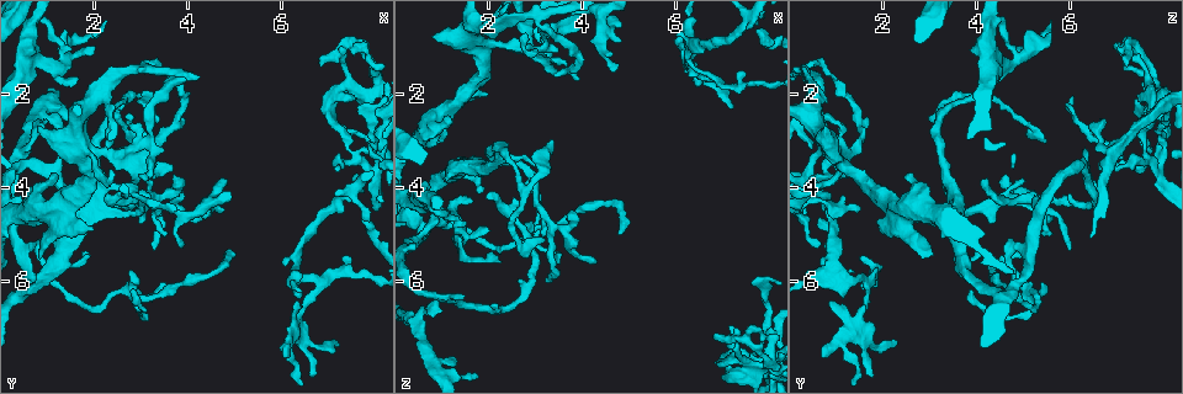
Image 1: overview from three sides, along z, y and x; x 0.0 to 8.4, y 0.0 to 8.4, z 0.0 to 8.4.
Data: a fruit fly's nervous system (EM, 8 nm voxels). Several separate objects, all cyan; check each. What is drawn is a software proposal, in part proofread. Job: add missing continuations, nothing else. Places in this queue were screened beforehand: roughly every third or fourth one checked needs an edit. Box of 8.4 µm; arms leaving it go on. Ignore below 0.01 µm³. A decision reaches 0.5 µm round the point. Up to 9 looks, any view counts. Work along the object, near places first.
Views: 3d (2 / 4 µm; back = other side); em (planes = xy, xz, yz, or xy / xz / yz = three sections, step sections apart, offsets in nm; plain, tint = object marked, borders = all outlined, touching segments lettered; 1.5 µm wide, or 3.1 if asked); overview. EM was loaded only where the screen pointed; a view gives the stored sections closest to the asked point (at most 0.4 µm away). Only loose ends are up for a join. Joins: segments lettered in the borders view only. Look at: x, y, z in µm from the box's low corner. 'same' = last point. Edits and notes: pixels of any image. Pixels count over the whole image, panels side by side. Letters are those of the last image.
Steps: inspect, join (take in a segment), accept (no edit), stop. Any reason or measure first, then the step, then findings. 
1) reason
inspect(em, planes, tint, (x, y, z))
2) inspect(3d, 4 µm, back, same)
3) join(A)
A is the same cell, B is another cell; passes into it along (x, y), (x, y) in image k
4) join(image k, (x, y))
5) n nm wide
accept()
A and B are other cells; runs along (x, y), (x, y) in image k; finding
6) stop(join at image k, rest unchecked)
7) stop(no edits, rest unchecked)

tapers out
inspect(em, xz, step 4, borders, (1.05, 2.60, 6.65))

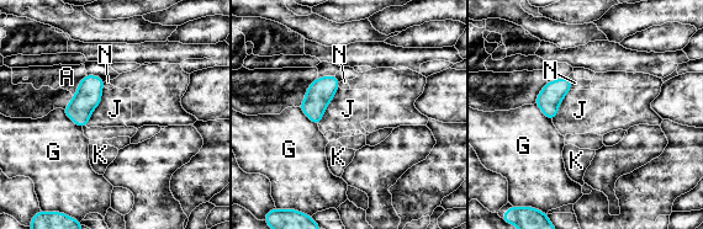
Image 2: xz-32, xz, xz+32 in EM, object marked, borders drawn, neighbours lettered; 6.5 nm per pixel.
accept()
A, G, J, K and N are other cells; border along (104, 86), (101, 101), (85, 126) in image 2; none of them fits

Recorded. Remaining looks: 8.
tapers out
inspect(3d, 2 µm, (3.55, 5.05, 5.60))

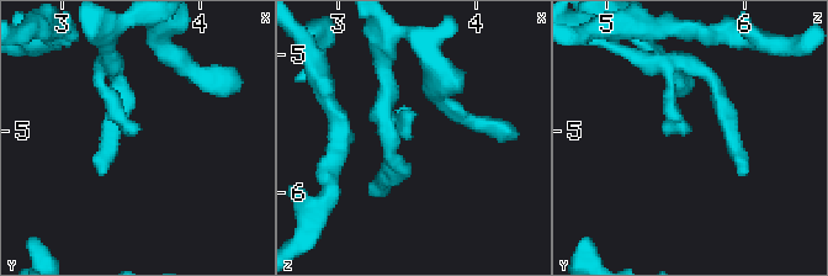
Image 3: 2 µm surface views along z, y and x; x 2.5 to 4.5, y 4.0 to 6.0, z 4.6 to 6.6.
inspect(em, xz, step 8, borders, (3.54, 5.02, 5.58))

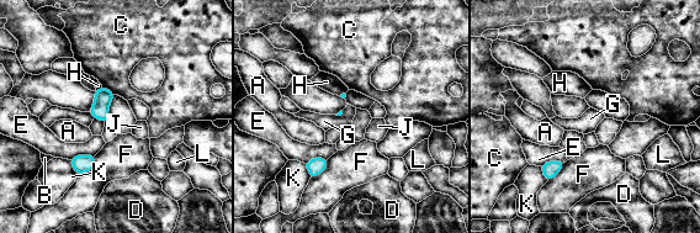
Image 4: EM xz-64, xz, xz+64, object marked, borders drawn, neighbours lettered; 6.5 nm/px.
inspect(em, planes, borders, same)

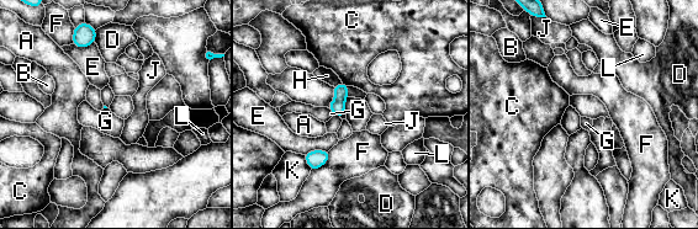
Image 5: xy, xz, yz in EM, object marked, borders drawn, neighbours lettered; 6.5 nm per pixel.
accept()
A, B, C, D, E, F, G, H, J, K and L are other cells; border along (326, 107), (336, 115) in image 5; none of them fits

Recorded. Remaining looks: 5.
tapers out
inspect(em, planes, borders, (6.85, 1.35, 7.25))

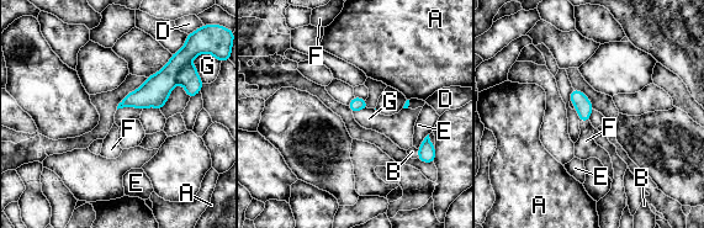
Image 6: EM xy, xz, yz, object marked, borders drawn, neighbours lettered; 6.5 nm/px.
90 nm wide
join(F)
F is the same cell, A, B, D, E and G are other cells; passes into it along (583, 106), (585, 122), (586, 147) in image 6; it goes on there

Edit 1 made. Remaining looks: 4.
see it whole again
inspect(overview)

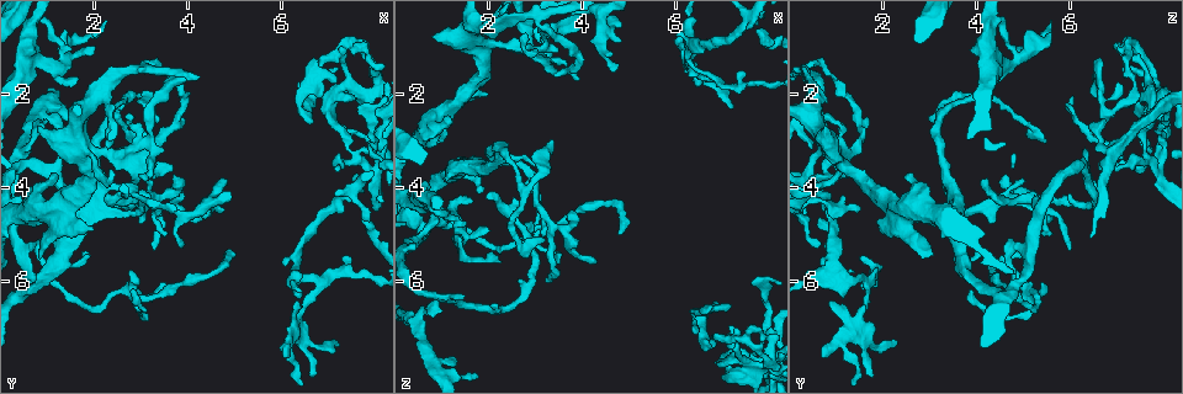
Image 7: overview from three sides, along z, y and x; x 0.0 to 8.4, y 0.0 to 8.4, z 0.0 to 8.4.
thin end
inspect(em, yz, step 8, borders, (1.10, 3.80, 2.50))

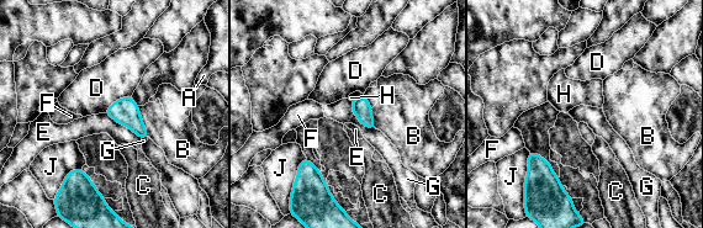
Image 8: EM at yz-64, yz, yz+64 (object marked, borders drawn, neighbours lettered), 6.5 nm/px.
cut it another way
inspect(em, planes, borders, same)

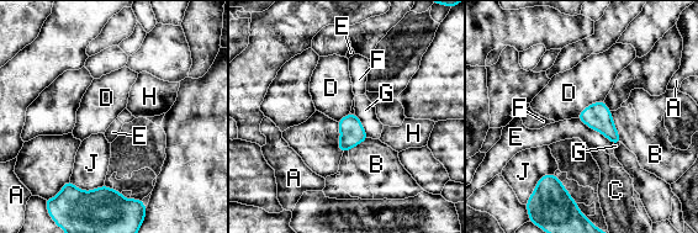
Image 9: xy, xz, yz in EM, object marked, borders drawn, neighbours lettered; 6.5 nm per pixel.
160 nm wide; E touches over 300 nm
accept()
A, B, C, D, E, F, G, H and J are other cells; no lettered segment goes on from it

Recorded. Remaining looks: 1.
stop(join at image 6, rest unchecked)

